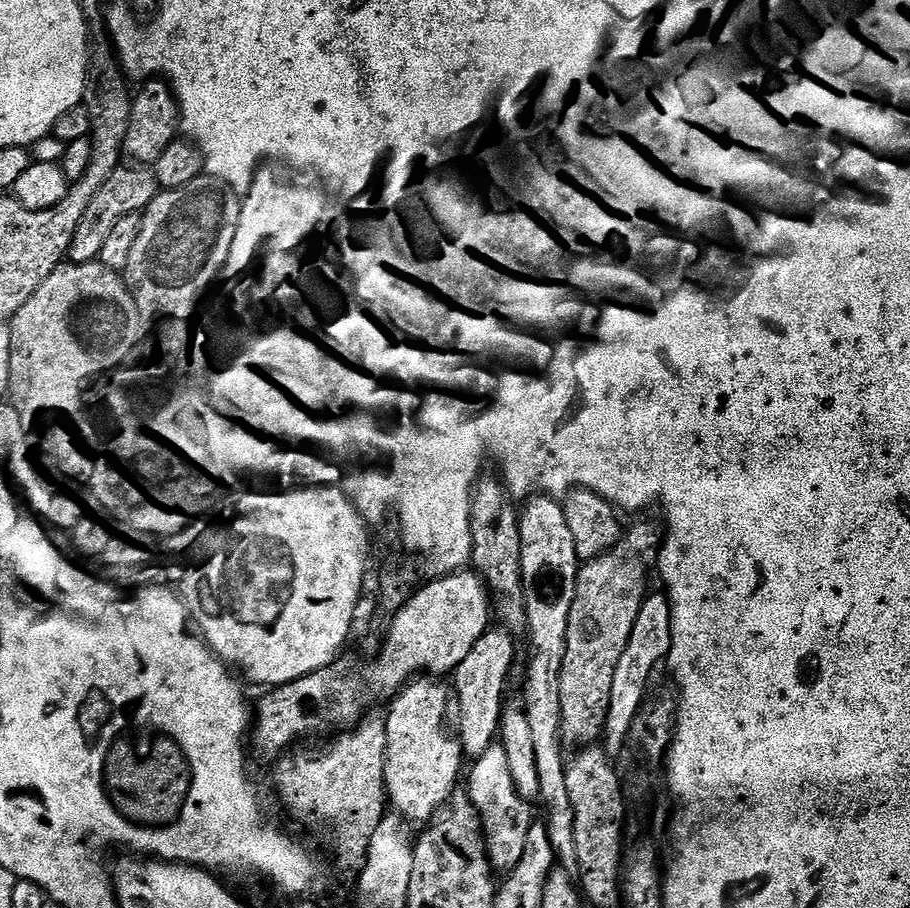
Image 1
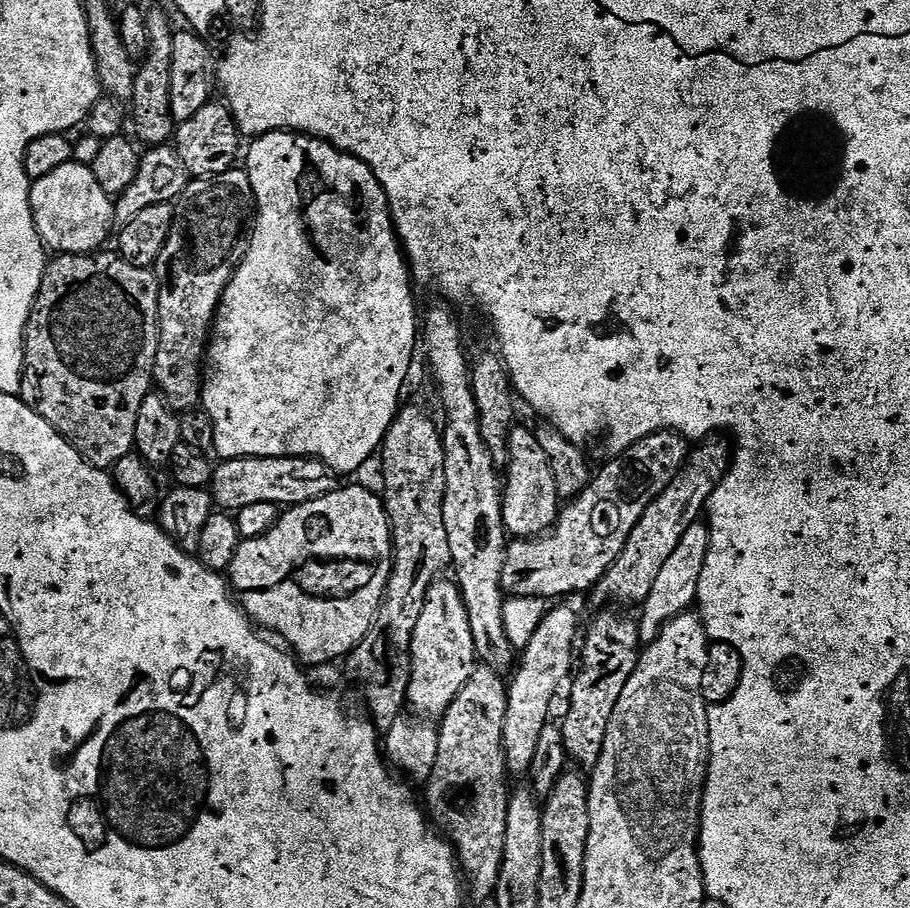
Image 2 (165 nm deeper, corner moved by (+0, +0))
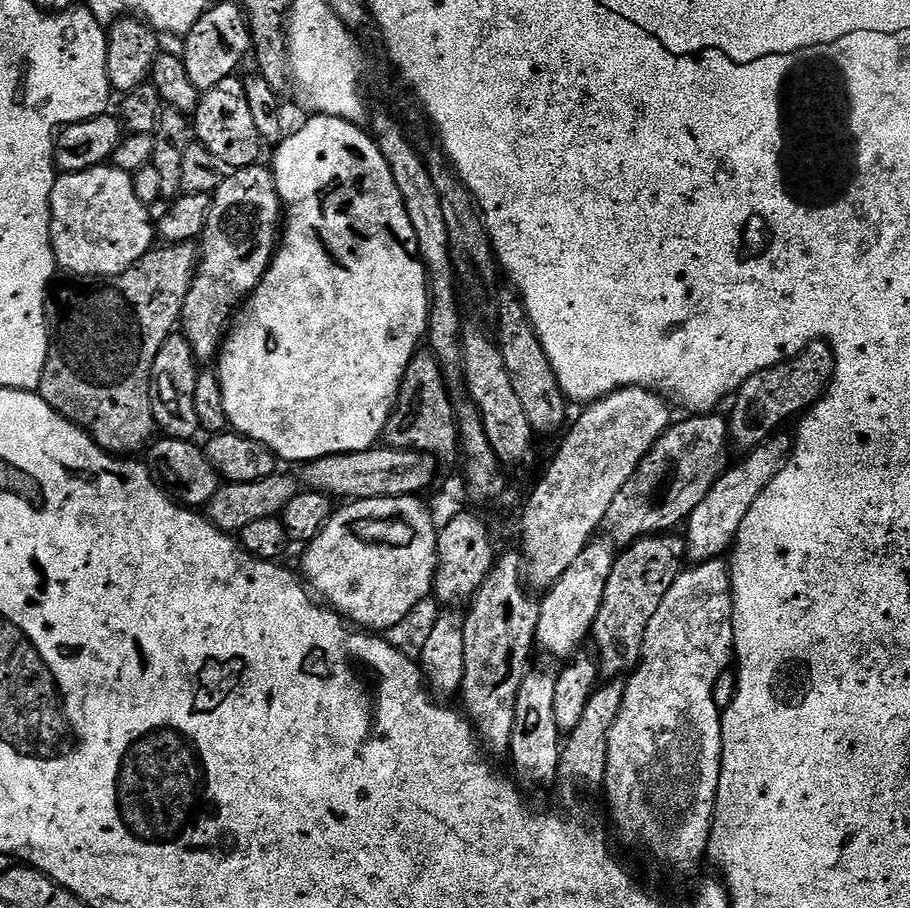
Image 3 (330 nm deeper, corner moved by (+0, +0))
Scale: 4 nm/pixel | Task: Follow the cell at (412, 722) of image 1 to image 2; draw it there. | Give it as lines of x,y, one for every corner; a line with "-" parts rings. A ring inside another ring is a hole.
441,578
430,586
418,626
412,639
412,673
408,687
407,707
417,717
443,717
444,712
458,698
462,686
470,682
470,674
478,666
474,650
474,634
470,634
470,614
466,614
464,595
452,578

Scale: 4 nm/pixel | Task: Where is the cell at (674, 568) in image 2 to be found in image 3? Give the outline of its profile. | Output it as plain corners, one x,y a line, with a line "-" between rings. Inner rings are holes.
784,435
773,436
765,444
751,449
745,455
748,456
745,460
738,461
736,465
733,463
714,482
710,494
706,494
706,498
702,498
698,506
694,506
686,521
686,556
693,565
721,559
735,545
742,518
750,514
750,506
758,502
758,494
762,494
766,486
770,486
792,451
793,437

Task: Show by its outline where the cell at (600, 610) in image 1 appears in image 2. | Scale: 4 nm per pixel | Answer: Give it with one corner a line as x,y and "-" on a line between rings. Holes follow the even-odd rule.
704,442
700,448
689,455
685,465
680,469
679,474
654,498
642,514
638,526
630,534
622,554
606,570
604,577
596,584
594,597
600,604
609,600
609,605
624,606
620,604
643,605
645,598
650,594
650,589
654,586
654,581
662,571
662,566
670,559
670,554
674,554
678,542
682,542
682,534
690,530
705,515
708,507
708,499
714,494
714,490
720,485
720,479
728,473
728,466
732,463
733,449
724,444
712,444

